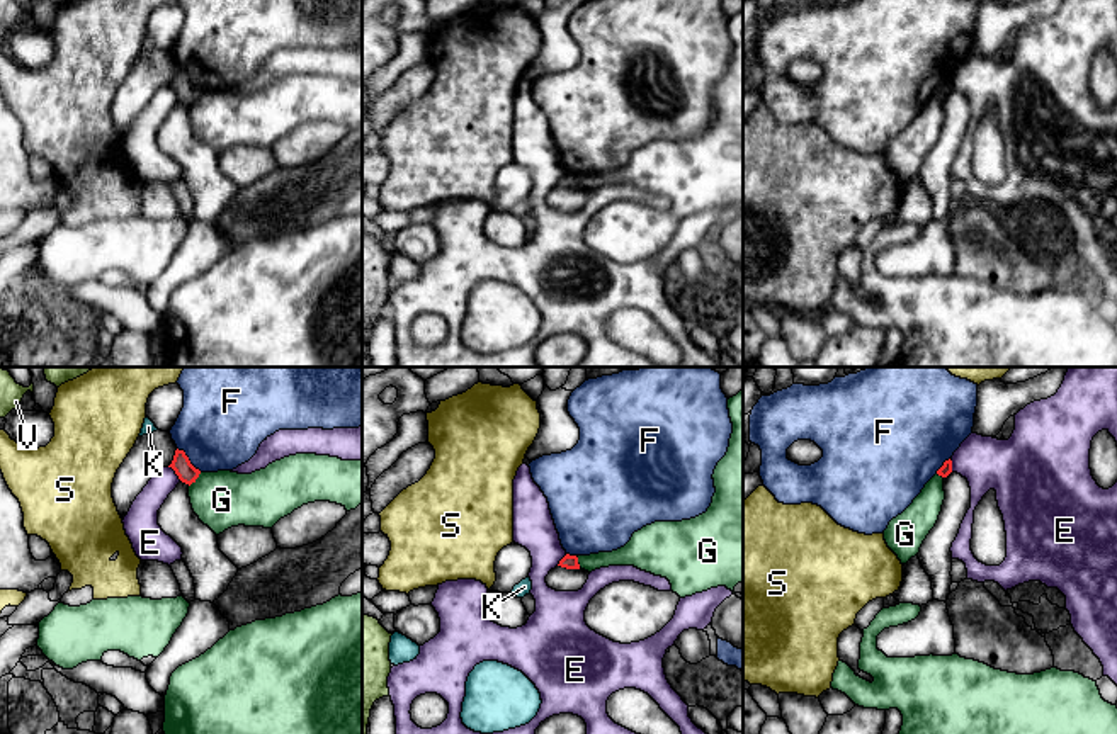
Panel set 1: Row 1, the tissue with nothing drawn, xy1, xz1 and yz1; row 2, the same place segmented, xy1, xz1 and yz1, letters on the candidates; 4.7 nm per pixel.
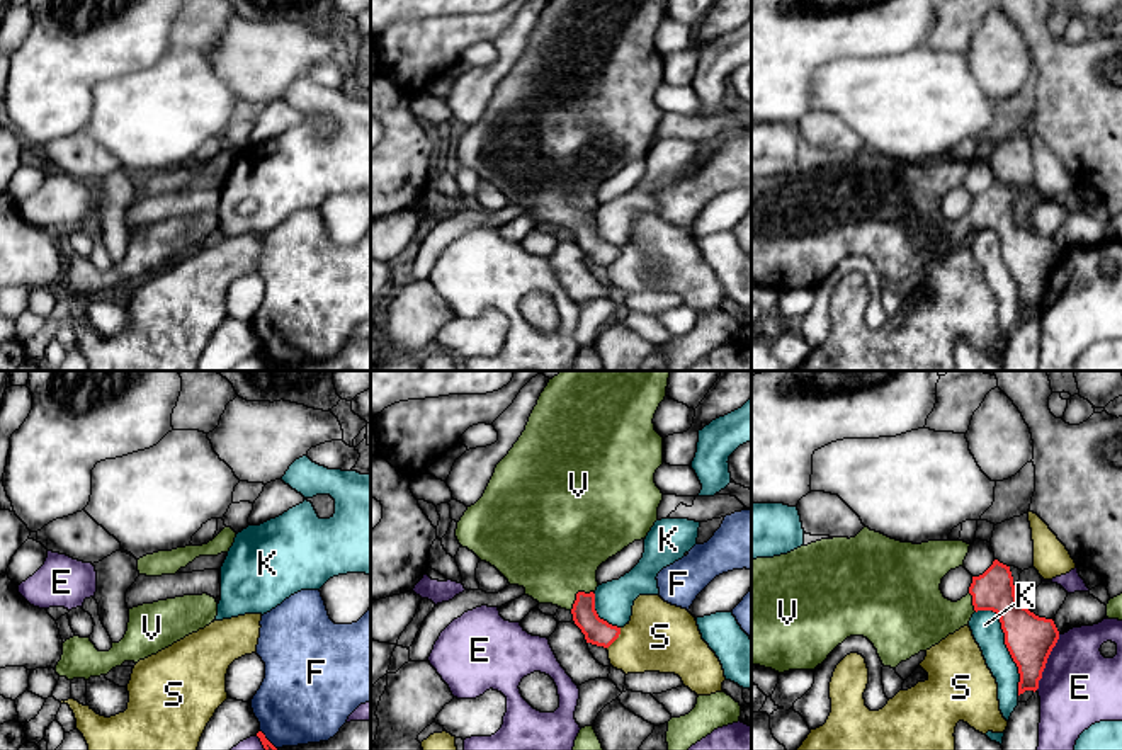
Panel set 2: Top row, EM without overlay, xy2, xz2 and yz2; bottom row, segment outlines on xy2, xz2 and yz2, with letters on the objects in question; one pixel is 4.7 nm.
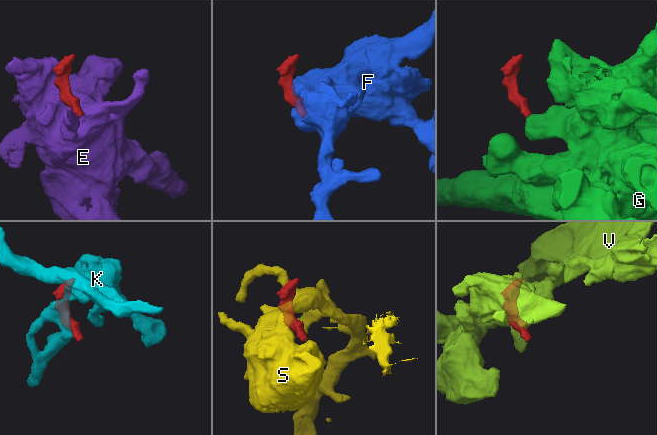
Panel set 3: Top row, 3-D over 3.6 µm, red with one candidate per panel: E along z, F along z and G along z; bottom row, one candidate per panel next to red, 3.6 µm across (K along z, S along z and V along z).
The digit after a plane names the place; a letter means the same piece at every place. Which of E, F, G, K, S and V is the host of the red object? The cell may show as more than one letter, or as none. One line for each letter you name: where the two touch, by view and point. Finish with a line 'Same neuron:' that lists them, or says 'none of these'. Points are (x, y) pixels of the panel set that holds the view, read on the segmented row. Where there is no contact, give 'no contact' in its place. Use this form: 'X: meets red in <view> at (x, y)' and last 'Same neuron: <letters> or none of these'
V: meets red in xz2 at (577, 594)
Same neuron: V

